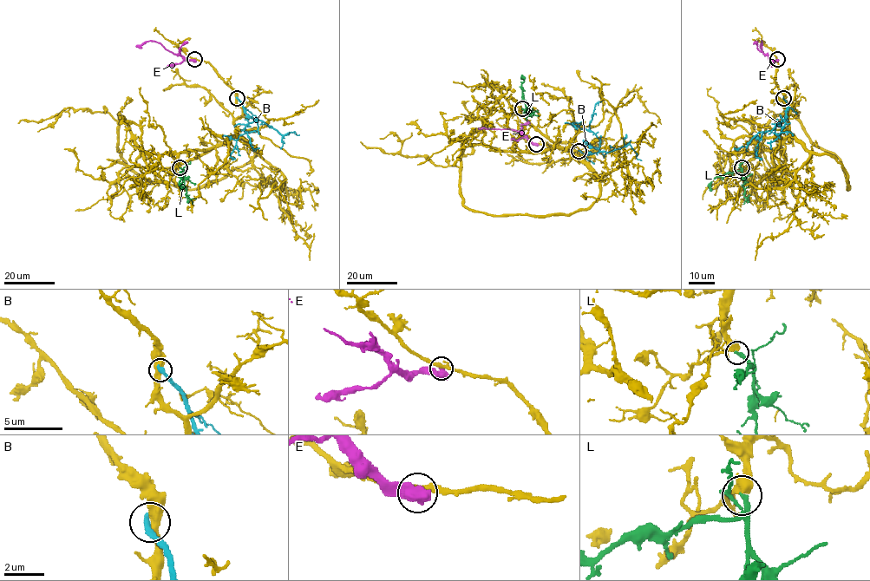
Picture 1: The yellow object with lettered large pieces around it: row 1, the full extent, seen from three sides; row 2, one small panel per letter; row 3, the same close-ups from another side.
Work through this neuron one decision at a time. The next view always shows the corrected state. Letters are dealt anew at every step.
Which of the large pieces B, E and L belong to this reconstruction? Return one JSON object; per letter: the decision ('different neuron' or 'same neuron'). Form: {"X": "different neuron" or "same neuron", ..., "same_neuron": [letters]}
{"B": "different neuron", "E": "different neuron", "L": "same neuron", "same_neuron": ["L"]}

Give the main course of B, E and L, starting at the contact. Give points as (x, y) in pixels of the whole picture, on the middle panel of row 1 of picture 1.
B: (578, 151), (597, 153), (600, 142), (593, 133), (572, 122), (578, 128)
E: (537, 144), (515, 130), (478, 129)
L: (522, 108), (526, 107), (521, 83), (524, 81), (522, 78), (525, 77)

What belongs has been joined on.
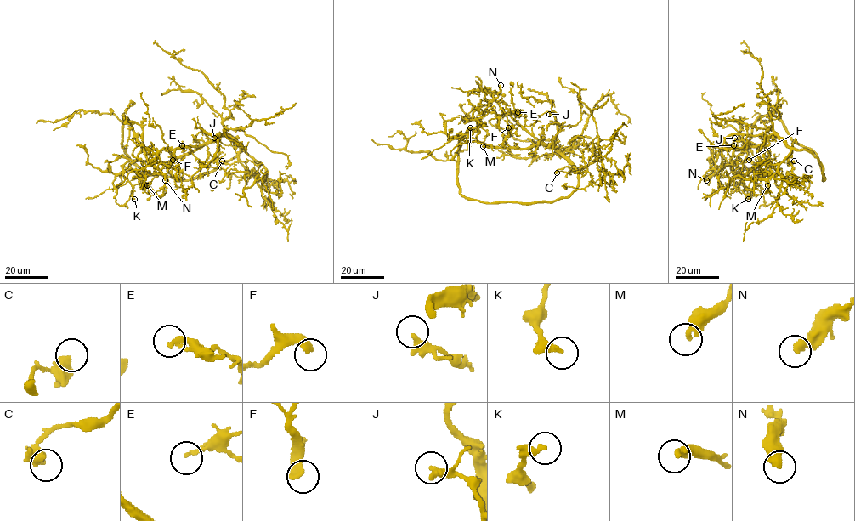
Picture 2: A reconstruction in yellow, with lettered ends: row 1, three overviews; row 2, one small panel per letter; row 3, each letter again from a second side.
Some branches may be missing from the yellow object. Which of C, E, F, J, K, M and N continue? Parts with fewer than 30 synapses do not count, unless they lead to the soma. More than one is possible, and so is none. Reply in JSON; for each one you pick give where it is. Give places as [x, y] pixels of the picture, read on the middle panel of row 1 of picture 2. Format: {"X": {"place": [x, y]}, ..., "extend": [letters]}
{"extend": []}

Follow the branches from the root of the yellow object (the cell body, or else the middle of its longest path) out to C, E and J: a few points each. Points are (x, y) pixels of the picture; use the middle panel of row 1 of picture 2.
C: (487, 144), (519, 148), (551, 145), (575, 168), (564, 167), (557, 172)
E: (487, 144), (529, 148), (539, 142), (523, 127), (525, 115), (518, 112)
J: (487, 144), (519, 148), (538, 144), (554, 146), (557, 122), (549, 114)

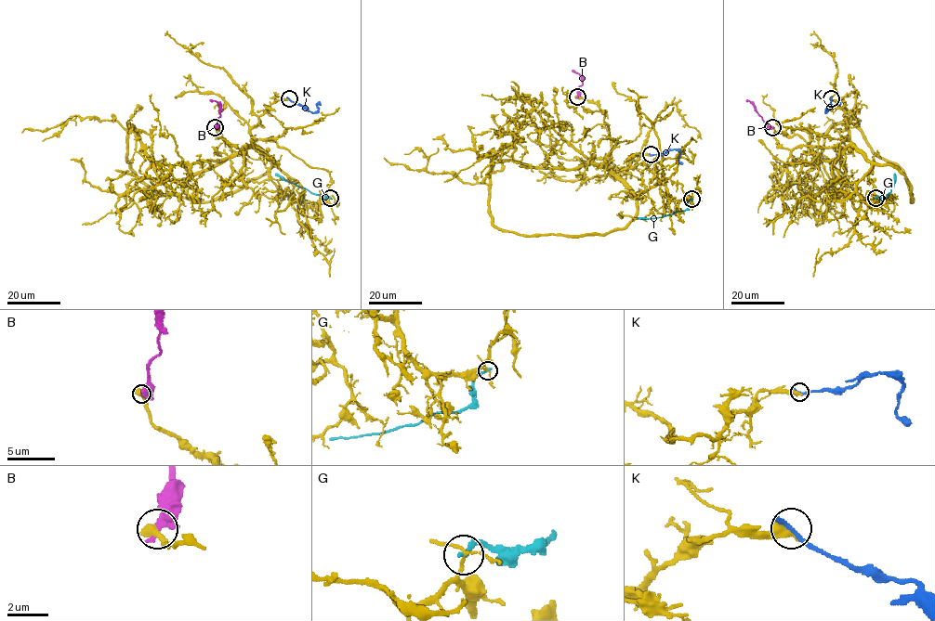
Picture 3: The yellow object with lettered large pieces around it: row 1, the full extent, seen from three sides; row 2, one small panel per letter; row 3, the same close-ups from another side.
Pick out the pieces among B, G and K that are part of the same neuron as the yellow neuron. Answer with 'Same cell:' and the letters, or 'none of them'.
Same cell: none of them

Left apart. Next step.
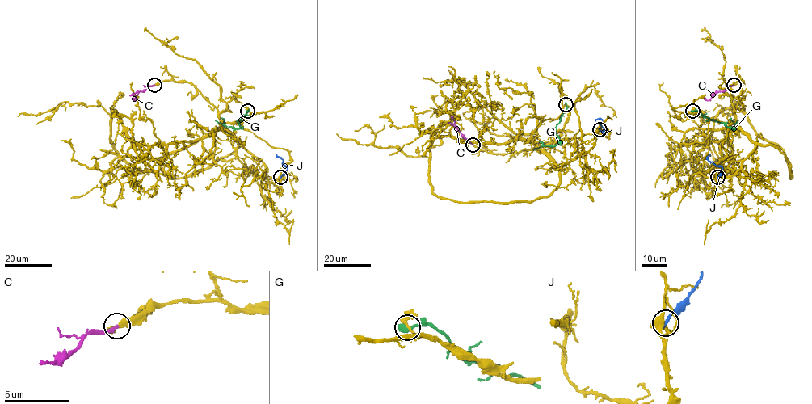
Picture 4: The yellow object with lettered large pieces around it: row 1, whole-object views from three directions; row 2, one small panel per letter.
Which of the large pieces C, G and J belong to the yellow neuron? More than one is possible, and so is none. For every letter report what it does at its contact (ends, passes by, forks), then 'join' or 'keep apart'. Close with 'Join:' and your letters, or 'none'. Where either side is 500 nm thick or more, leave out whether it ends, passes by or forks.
C: it ends there; join
G: it ends there; keep apart
J: it ends there; keep apart
Join: C

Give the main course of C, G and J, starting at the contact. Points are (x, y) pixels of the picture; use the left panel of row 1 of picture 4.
C: (154, 85), (139, 91), (135, 100), (132, 97)
G: (247, 111), (237, 120), (241, 127), (238, 128), (223, 125), (224, 119), (220, 117)
J: (281, 177), (288, 168), (276, 155)

